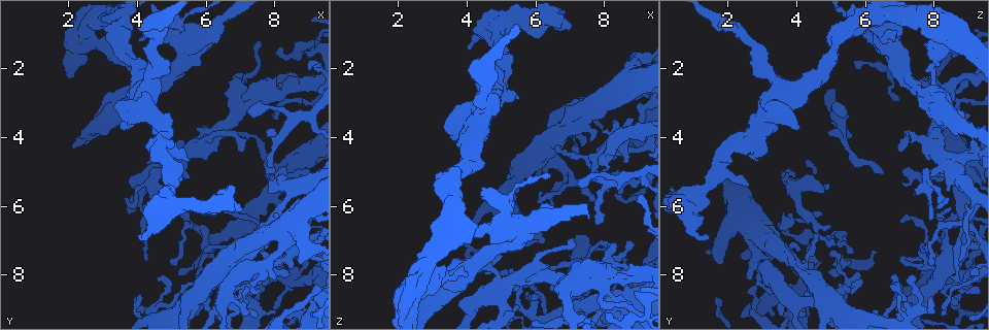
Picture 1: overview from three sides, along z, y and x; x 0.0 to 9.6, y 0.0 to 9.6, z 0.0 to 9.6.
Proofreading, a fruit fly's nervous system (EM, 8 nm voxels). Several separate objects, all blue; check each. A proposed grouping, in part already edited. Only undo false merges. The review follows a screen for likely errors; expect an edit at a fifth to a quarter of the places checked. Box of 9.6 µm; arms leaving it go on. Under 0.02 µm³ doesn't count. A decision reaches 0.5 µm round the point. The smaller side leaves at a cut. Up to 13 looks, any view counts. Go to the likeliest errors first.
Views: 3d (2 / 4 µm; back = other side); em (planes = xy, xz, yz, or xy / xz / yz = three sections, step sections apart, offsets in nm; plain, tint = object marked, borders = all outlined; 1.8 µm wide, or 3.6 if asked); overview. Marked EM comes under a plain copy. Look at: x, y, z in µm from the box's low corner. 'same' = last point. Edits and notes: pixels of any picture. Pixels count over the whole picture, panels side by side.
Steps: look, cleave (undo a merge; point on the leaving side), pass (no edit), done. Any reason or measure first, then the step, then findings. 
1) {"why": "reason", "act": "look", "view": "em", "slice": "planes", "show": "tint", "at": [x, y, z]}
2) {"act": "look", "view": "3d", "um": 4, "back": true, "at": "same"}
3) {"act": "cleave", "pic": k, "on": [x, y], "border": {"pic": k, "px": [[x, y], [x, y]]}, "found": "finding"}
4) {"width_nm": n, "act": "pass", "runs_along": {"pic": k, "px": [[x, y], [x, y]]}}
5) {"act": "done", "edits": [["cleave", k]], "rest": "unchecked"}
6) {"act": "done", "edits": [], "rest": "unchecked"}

{"why": "abrupt turn", "act": "look", "view": "em", "slice": "xz", "step": 4, "show": "tint", "at": [7.15, 6.45, 9.00]}

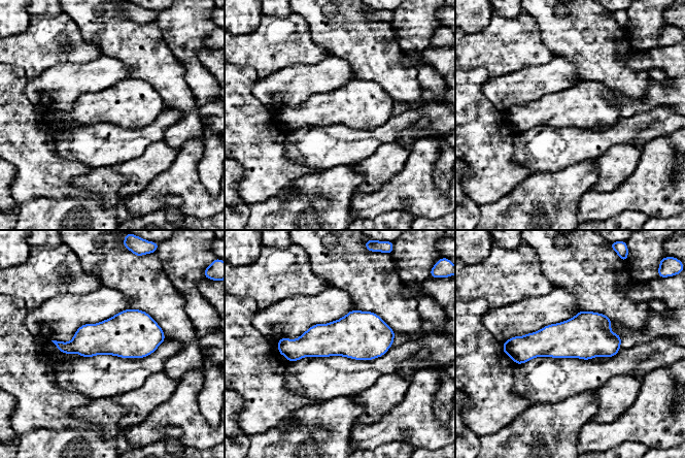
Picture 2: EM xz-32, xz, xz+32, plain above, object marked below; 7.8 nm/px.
{"act": "pass", "found": "continuous, no second neuron"}

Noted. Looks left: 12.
{"why": "sudden change in width", "act": "look", "view": "em", "um": 3.6, "slice": "planes", "show": "tint", "at": [8.20, 4.85, 8.95]}

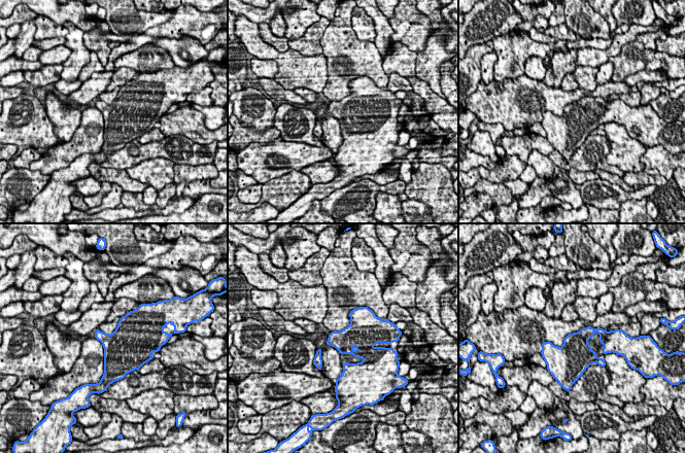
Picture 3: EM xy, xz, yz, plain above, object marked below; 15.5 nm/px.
{"width_nm": 420, "act": "pass", "found": "continuous, no second neuron"}

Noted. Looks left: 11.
{"why": "side arm on a straight run", "act": "look", "view": "3d", "um": 2, "at": [8.50, 8.10, 8.85]}

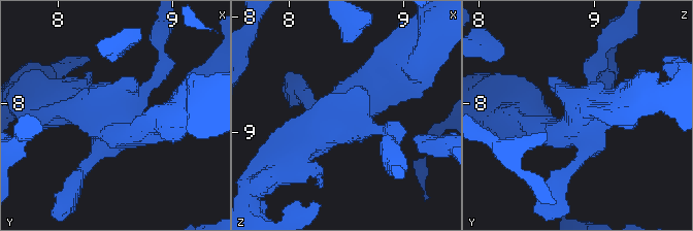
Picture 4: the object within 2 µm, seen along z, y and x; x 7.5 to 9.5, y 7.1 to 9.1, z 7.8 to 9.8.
{"why": "shape alone is not enough", "act": "look", "view": "em", "slice": "planes", "show": "tint", "at": [8.54, 8.08, 8.92]}

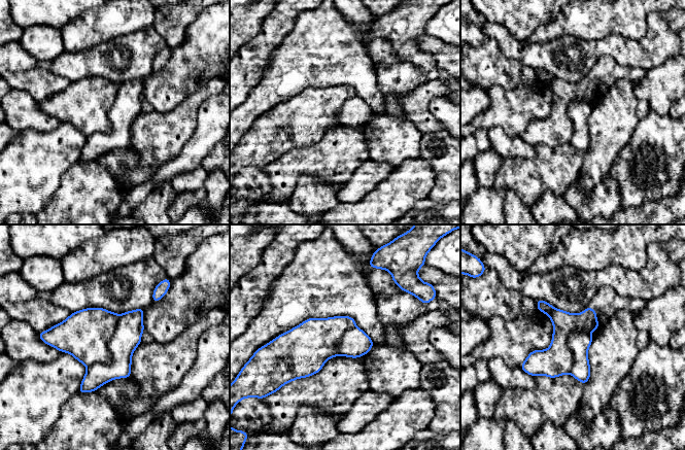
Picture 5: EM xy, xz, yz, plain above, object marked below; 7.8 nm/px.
{"width_nm": 320, "act": "cleave", "pic": 5, "on": [84, 335], "found": "two neurons meet here"}

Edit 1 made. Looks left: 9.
{"why": "redraw", "act": "look", "view": "overview"}

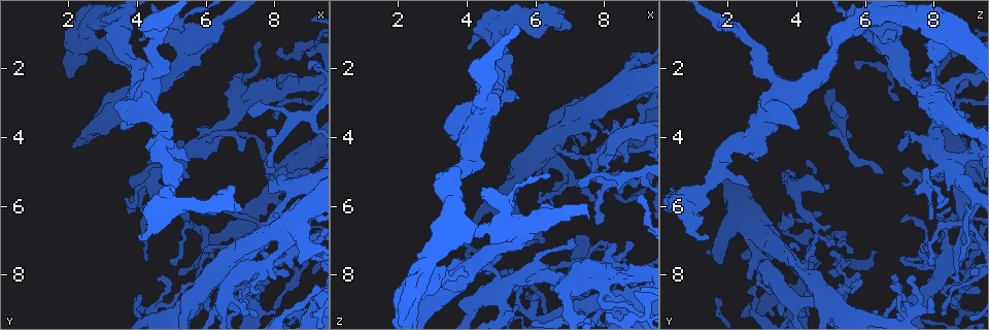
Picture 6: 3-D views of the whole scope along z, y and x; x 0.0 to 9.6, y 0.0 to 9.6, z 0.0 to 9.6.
{"why": "a narrow waist", "act": "look", "view": "em", "um": 3.6, "slice": "planes", "show": "tint", "at": [2.55, 1.25, 8.45]}

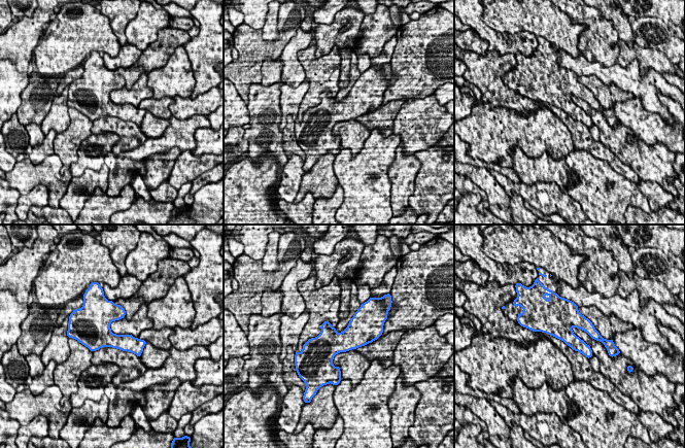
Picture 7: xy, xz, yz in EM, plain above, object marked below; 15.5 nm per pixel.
{"act": "pass", "found": "all the same neuron"}

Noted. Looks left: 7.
{"why": "abrupt turn", "act": "look", "view": "3d", "um": 4, "at": [8.05, 2.80, 8.35]}

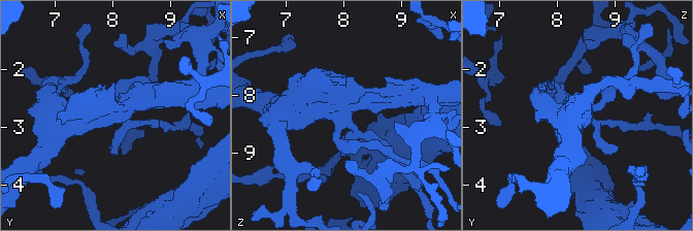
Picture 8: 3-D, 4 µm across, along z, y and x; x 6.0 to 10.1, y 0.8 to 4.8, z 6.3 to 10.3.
{"why": "need the tissue", "act": "look", "view": "em", "slice": "planes", "show": "tint", "at": [8.05, 2.80, 8.40]}

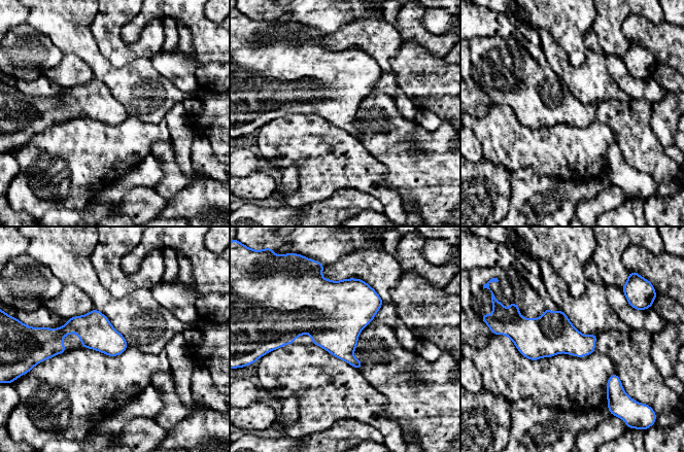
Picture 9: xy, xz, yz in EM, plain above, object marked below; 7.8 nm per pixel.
{"width_nm": 260, "act": "pass", "found": "one neuron here"}

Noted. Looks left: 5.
{"act": "done", "edits": [["cleave", 5]], "rest": "unchecked"}

